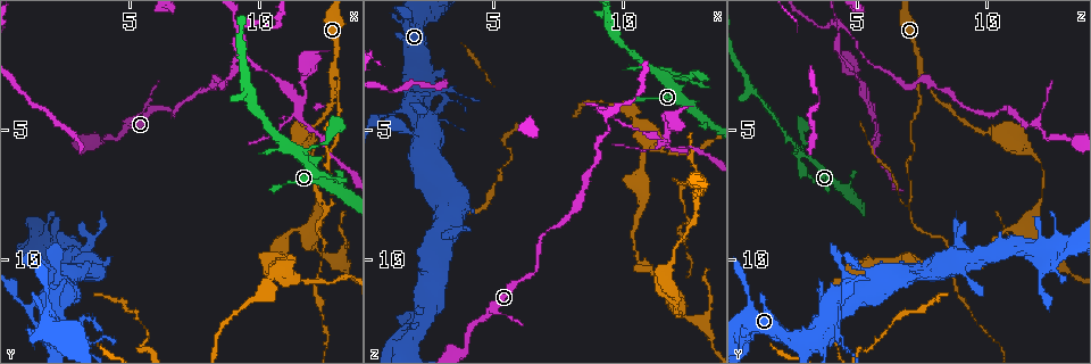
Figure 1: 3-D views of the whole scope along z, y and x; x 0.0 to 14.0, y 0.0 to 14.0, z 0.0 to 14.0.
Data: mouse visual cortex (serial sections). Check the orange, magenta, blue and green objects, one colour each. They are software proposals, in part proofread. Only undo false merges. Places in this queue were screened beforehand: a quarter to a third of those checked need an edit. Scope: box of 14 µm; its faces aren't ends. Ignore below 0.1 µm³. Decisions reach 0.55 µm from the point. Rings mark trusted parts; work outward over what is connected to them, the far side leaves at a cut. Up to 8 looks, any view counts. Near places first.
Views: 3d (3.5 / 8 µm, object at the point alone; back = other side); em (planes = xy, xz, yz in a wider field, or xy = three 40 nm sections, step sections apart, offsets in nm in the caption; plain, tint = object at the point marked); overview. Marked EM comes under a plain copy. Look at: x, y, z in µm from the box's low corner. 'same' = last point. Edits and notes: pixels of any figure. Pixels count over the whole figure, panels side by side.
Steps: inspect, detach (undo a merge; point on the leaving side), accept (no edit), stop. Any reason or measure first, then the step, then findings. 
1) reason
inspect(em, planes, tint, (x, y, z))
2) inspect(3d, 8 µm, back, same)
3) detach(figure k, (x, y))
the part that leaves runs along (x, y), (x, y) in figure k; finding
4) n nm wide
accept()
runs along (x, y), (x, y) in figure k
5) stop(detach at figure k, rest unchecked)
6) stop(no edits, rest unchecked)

abrupt turn
inspect(3d, 3.5 µm, (8.3, 3.1, 7.6))

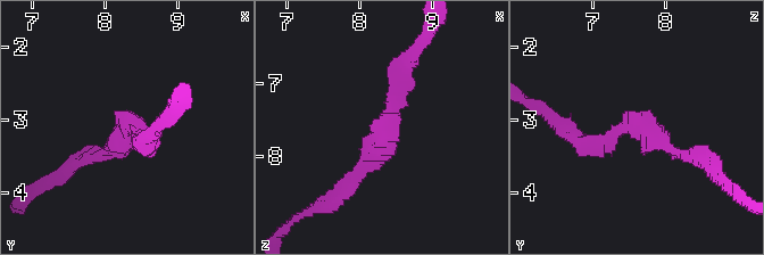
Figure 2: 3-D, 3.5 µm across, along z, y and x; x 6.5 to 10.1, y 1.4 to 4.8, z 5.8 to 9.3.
arms of 200, 250 nm; need the tissue
inspect(em, xy, step 5, tint, (8.35, 3.05, 7.70))

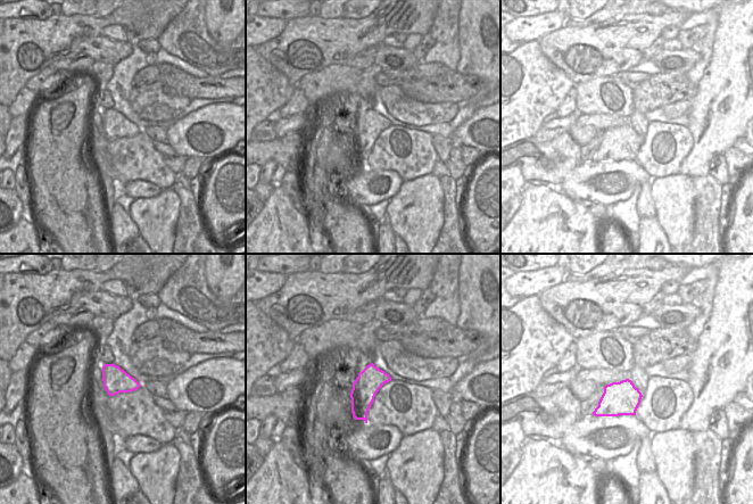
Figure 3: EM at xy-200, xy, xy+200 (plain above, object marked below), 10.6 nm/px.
accept()
runs along (346, 187), (380, 144), (401, 71) in figure 2; all the same cell

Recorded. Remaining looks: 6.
sharp bend
inspect(3d, 3.5 µm, (9.2, 0.9, 4.4))

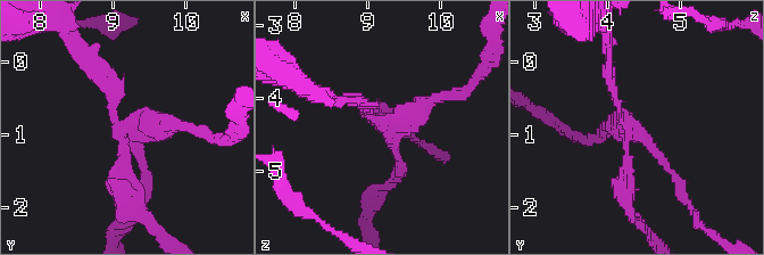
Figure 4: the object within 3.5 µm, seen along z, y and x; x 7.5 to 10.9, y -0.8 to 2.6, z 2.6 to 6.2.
4 arms; arms of 150, 150, 200, 200 nm; need the tissue
inspect(em, xy, step 3, tint, (9.30, 1.00, 4.45))

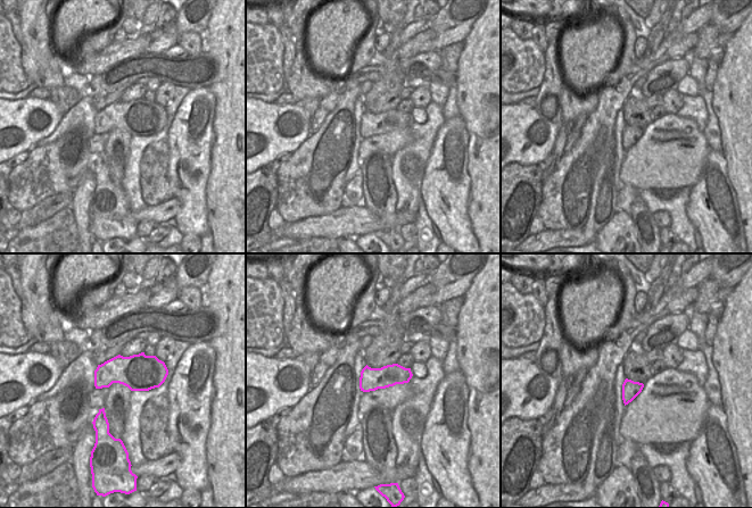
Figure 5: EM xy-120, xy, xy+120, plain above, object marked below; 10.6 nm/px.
240 nm wide
detach(figure 4, (106, 87))
border along (97, 368), (100, 371), (102, 386) in figure 5; two cells meet here

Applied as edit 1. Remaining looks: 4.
see it whole again
inspect(overview)

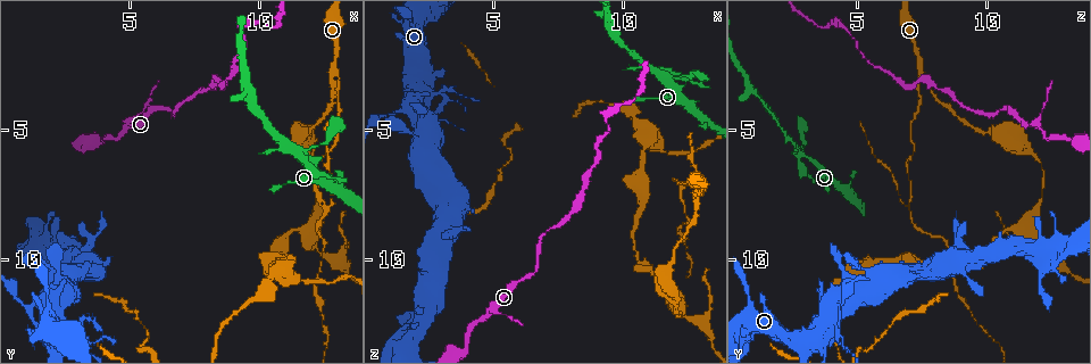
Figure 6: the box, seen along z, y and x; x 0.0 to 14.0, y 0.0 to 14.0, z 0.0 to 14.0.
three-way junction
inspect(3d, 3.5 µm, (11.3, 5.9, 2.8))

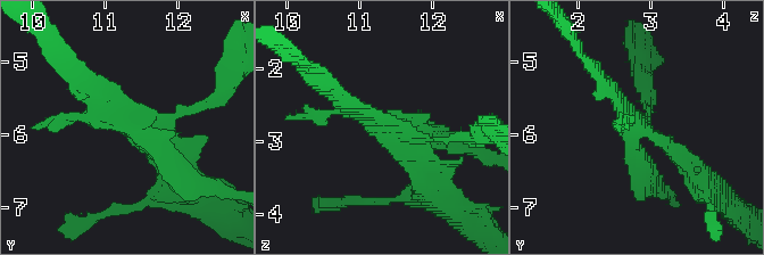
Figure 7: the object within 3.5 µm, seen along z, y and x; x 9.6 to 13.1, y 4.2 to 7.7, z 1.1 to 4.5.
inspect(em, planes, tint, (11.35, 5.95, 2.85))

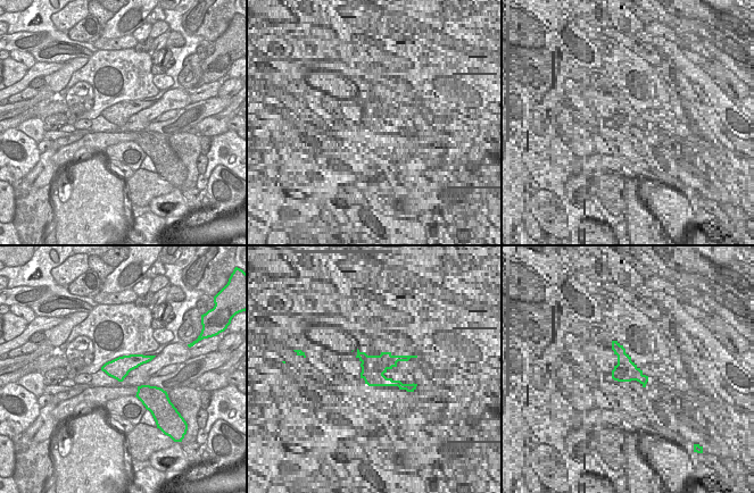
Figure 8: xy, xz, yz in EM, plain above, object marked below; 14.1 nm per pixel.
inspect(em, xy, step 5, tint, same)

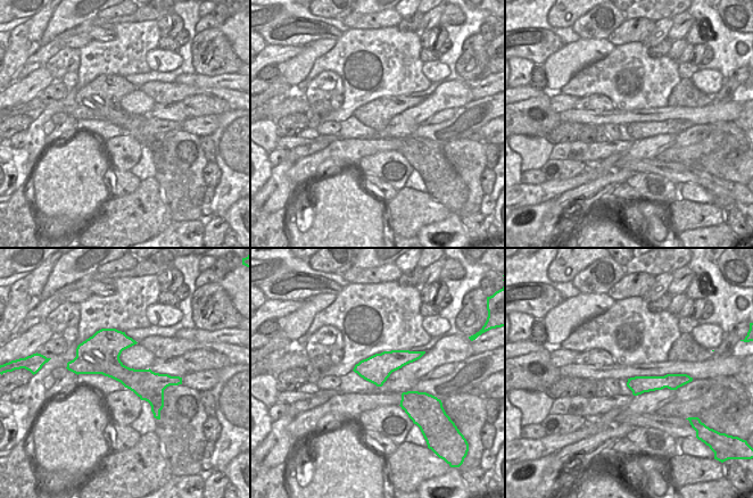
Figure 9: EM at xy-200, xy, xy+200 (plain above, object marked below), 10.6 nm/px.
detach(figure 7, (638, 183))
the part that leaves runs along (634, 150), (646, 181), (664, 192) in figure 7; two cells meet here

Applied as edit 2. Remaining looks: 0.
stop(detach at figure 4, detach at figure 7, rest unchecked)

